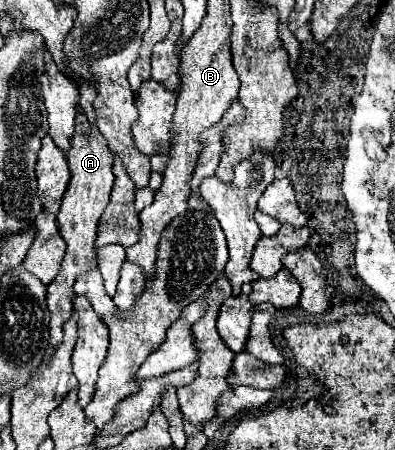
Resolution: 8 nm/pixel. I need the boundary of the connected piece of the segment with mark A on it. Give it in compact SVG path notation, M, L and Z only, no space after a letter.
M80 113L76 115L76 131L72 137L72 149L68 153L68 167L70 167L70 183L62 197L60 213L56 215L60 225L60 235L66 241L66 255L60 265L60 273L56 279L48 285L48 311L52 315L50 319L50 347L46 349L46 357L54 353L54 347L62 341L62 325L72 315L72 301L74 301L74 279L80 273L86 273L98 265L96 259L96 229L98 221L110 201L110 191L114 185L114 173L112 173L112 153L108 149L106 139L100 135L98 127L90 125L88 119Z

